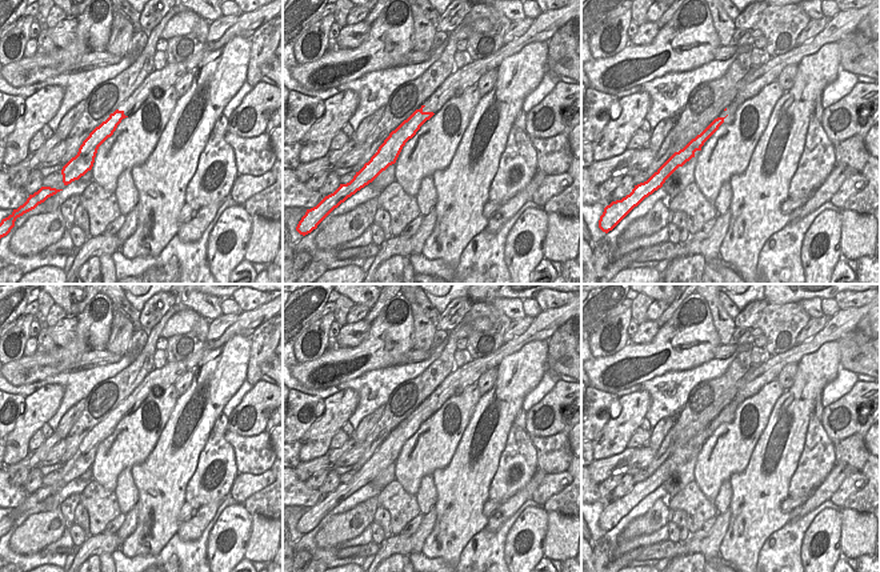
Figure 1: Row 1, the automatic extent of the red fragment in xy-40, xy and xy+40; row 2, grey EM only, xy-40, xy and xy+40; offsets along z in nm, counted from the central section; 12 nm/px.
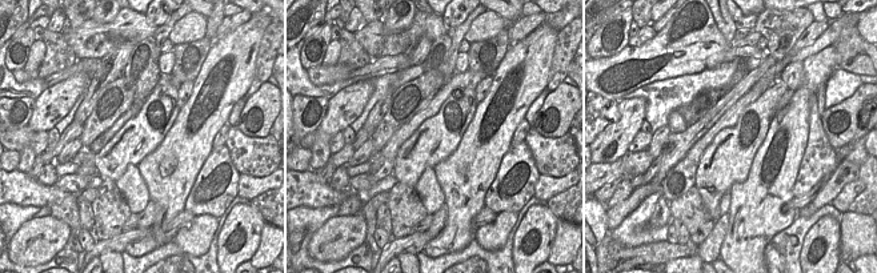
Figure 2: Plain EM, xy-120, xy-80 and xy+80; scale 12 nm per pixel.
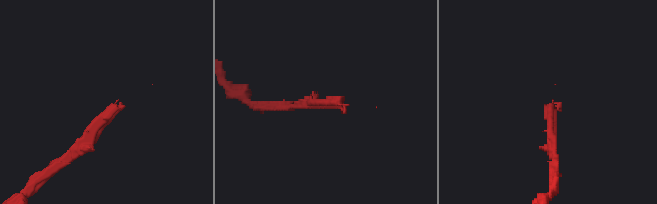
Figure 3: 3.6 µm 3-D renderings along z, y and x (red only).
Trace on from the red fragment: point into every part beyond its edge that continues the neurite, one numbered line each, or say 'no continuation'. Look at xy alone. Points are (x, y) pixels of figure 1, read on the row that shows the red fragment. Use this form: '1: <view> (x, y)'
1: xy (546, 24)

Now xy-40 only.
1: xy-40 (247, 24)

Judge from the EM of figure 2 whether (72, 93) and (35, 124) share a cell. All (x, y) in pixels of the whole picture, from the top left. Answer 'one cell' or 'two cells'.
one cell

